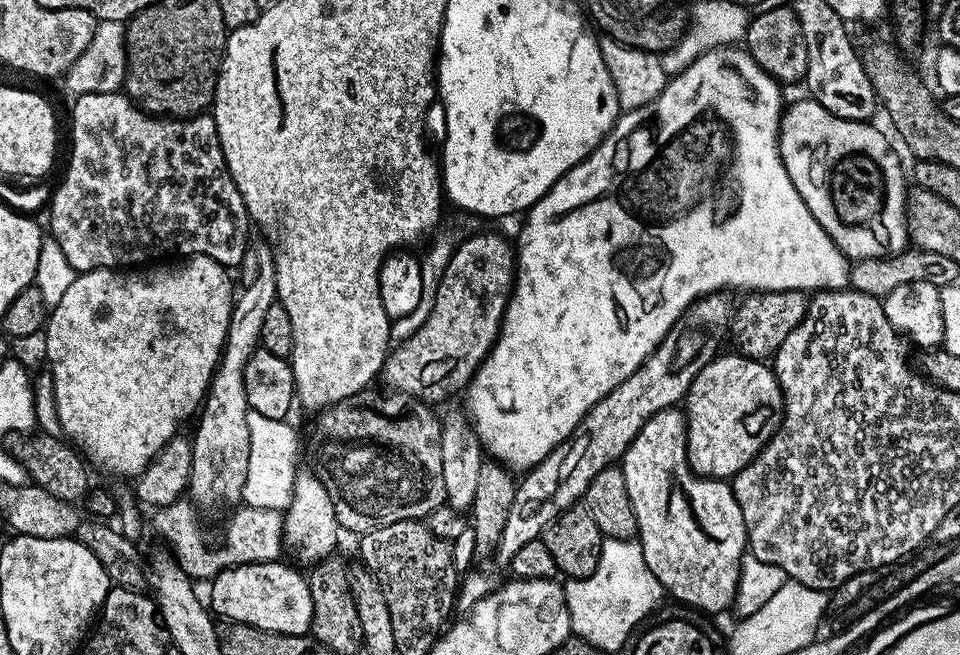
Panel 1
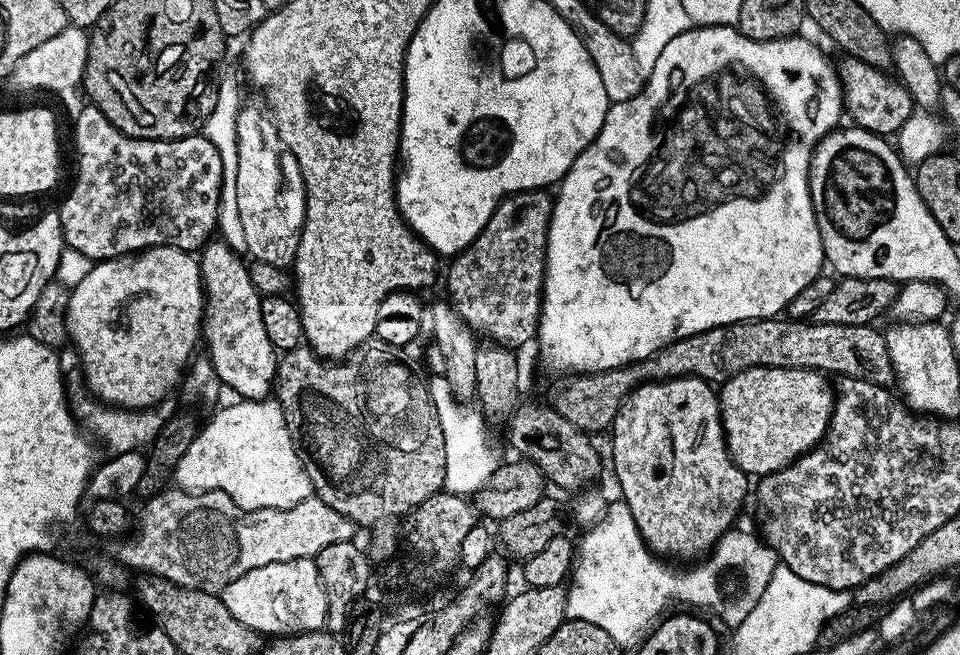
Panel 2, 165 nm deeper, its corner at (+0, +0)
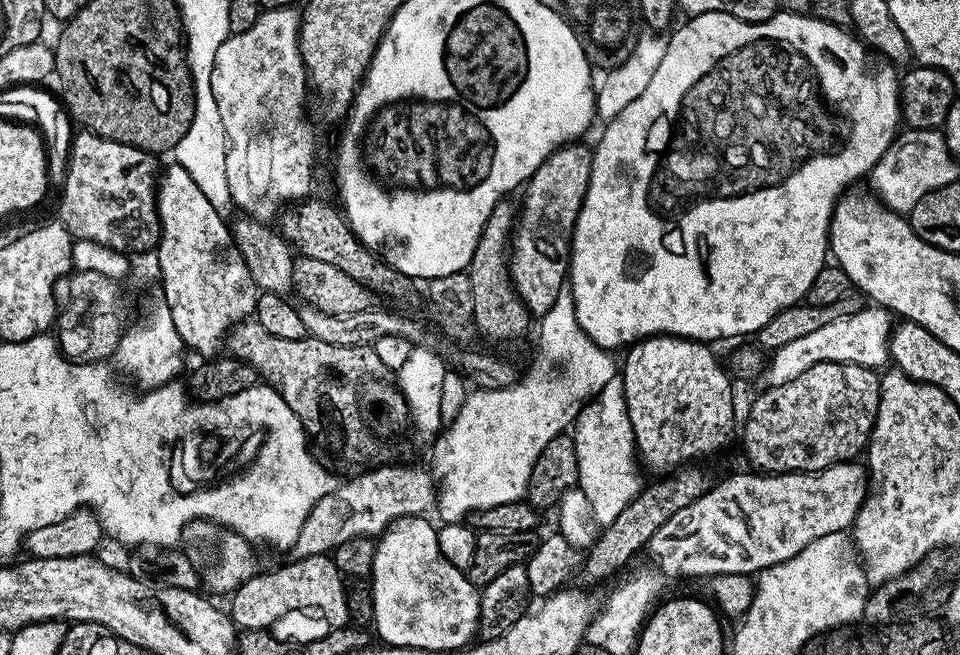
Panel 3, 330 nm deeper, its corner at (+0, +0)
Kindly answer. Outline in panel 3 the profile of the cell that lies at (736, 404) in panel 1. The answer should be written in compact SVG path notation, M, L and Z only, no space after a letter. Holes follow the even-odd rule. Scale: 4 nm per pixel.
M822 362L798 374L792 382L764 388L761 393L753 402L744 424L744 452L752 463L749 465L764 474L820 472L835 464L855 461L856 455L867 449L878 414L880 376L873 369L857 364Z

